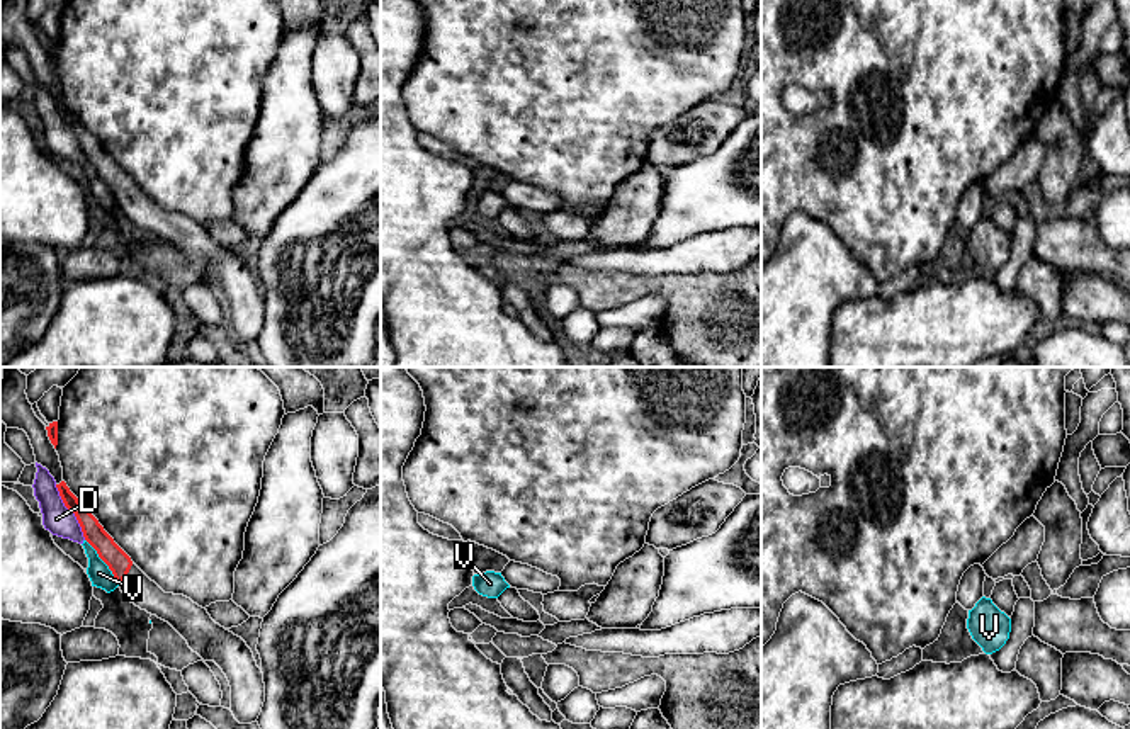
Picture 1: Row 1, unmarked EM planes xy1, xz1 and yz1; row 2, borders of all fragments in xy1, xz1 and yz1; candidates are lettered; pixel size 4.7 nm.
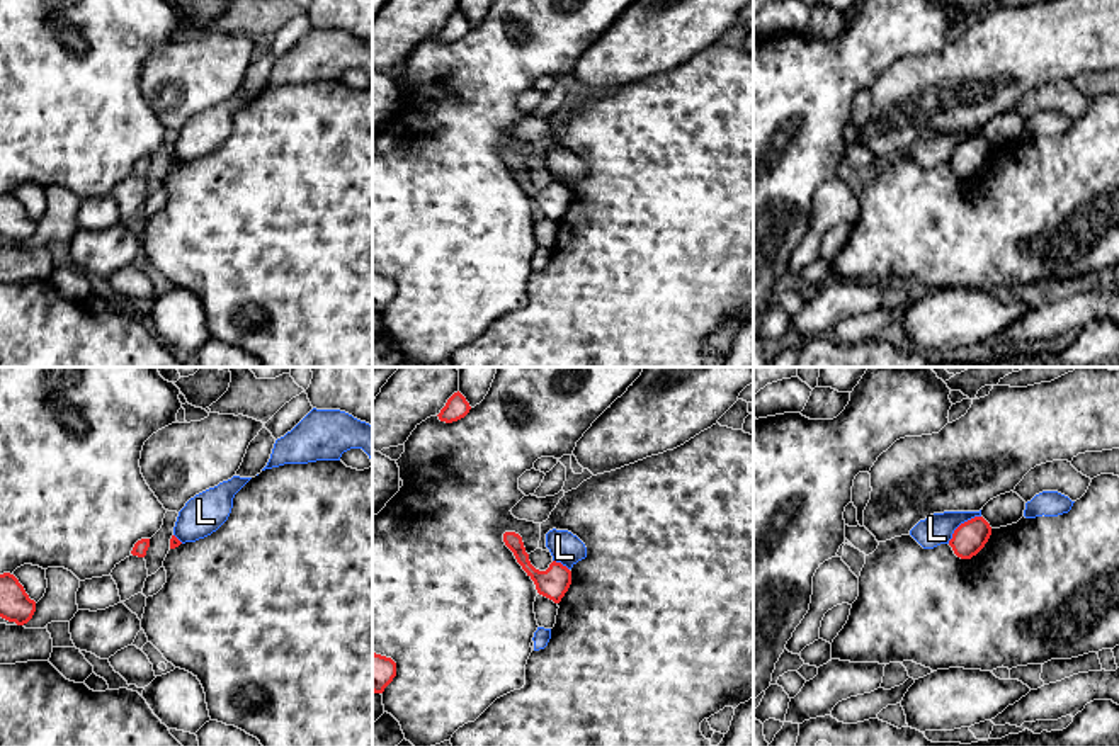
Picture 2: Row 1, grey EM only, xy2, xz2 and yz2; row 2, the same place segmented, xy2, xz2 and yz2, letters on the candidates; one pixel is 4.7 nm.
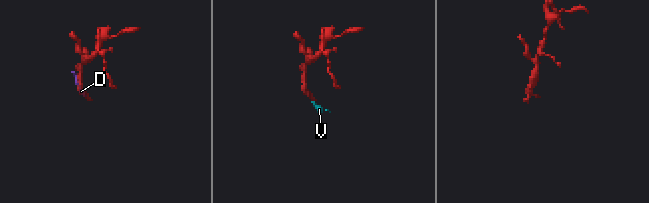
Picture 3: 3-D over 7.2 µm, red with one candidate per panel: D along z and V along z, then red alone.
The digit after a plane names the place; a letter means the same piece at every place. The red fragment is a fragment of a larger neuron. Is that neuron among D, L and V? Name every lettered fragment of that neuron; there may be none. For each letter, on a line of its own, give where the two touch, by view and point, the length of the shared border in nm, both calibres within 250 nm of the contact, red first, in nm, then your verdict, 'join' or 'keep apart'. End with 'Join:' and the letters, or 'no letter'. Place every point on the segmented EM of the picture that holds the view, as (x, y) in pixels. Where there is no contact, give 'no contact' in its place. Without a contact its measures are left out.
D: xy1 (72, 510) | 300 nm | 100/140 nm | keep apart
L: yz2 (961, 524) | 200 nm | 160/150 nm | keep apart
V: xy1 (104, 561) | 280 nm | 110/110 nm | keep apart
Join: no letter

